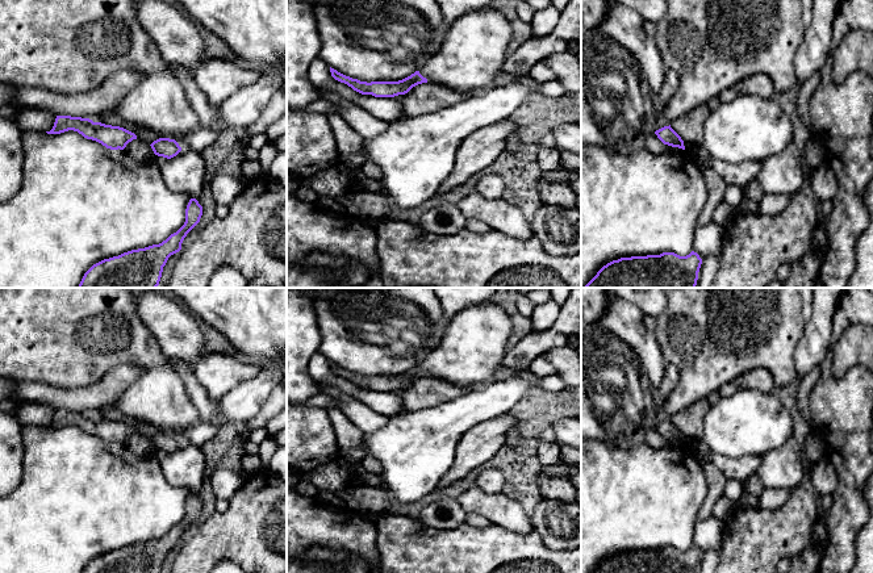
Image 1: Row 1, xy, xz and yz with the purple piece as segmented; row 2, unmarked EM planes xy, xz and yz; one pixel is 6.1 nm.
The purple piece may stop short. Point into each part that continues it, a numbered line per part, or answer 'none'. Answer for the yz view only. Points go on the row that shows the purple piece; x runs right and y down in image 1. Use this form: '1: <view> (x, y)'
none

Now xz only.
none

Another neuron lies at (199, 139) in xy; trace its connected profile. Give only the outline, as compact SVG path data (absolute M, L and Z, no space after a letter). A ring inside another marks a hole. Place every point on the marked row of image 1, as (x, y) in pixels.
M199 127L185 135L181 135L176 139L176 142L180 147L187 147L197 152L202 152L206 147L209 147L217 141L218 135L220 133L214 130Z

